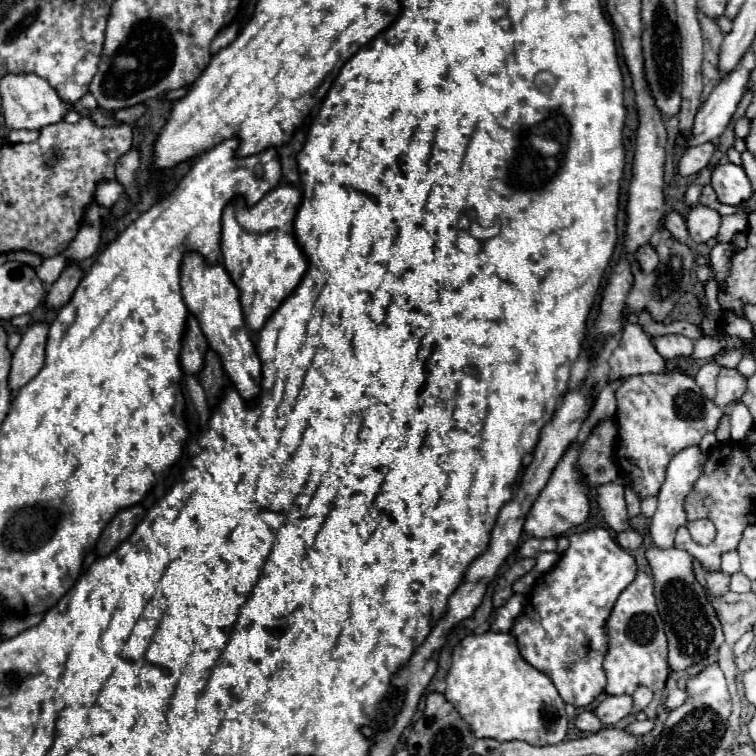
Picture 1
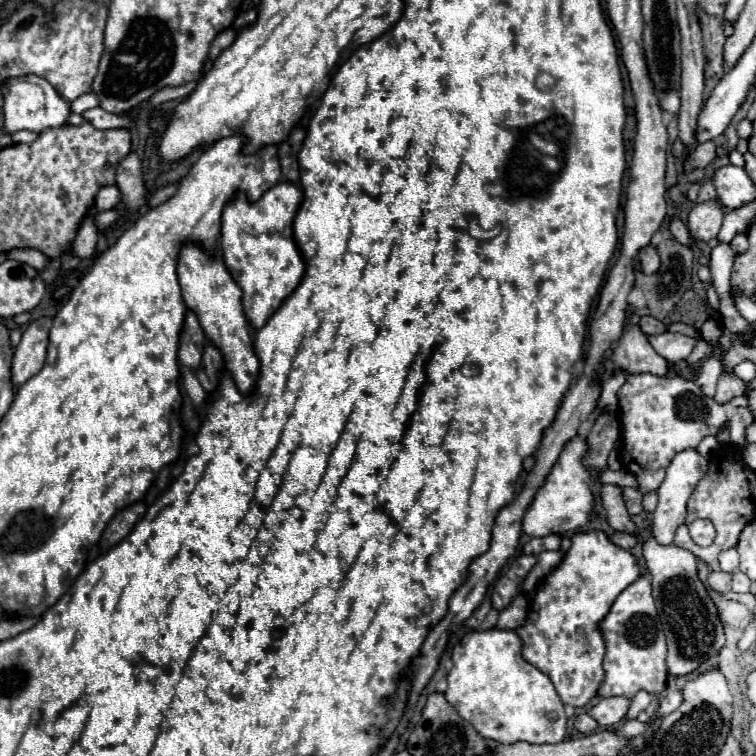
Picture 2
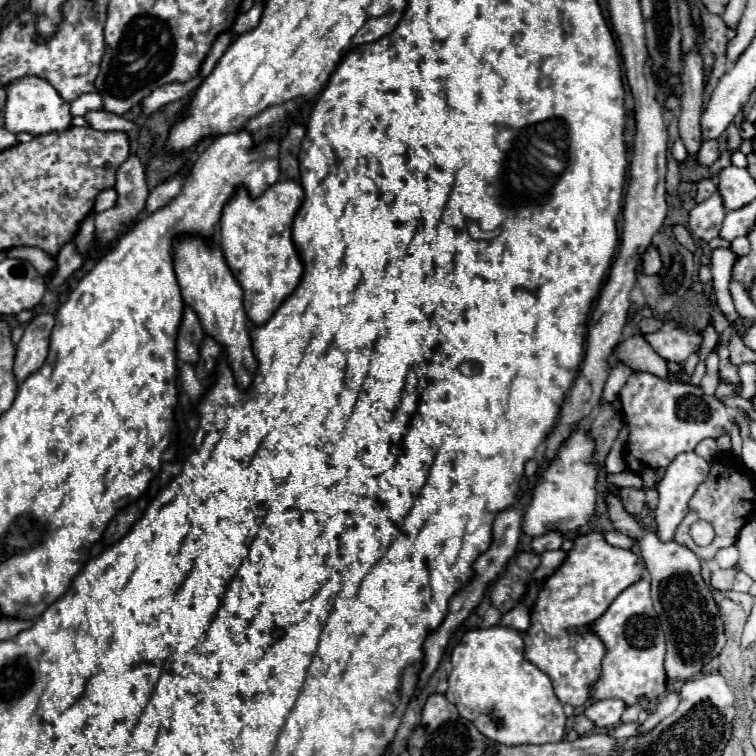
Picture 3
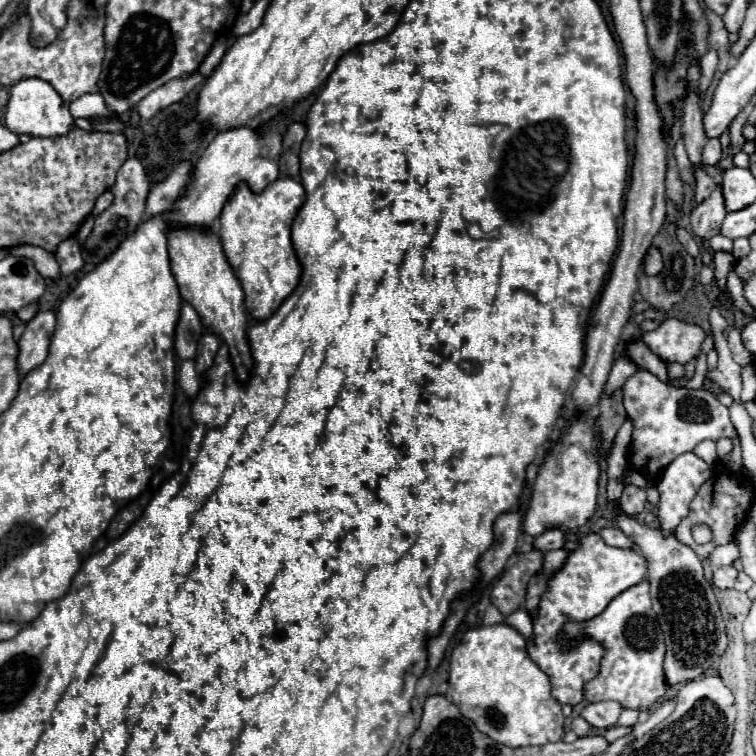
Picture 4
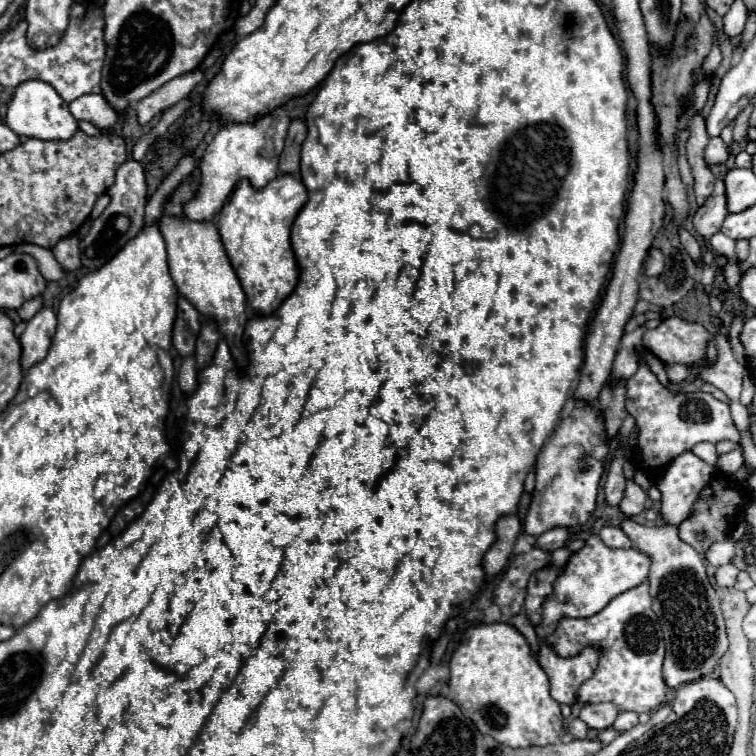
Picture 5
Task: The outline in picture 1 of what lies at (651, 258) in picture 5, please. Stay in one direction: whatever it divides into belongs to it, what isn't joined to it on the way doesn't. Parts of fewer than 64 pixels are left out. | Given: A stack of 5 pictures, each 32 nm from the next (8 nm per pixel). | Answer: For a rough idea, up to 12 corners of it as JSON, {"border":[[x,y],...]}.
{"border":[[650,244],[638,248],[636,260],[646,274],[656,270],[658,254]]}

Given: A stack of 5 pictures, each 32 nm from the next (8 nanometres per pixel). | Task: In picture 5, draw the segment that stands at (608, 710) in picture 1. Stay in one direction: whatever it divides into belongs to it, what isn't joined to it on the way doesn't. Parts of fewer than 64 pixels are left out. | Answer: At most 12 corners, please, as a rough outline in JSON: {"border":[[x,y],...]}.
{"border":[[586,704],[580,720],[592,730],[606,730],[616,720],[612,704]]}

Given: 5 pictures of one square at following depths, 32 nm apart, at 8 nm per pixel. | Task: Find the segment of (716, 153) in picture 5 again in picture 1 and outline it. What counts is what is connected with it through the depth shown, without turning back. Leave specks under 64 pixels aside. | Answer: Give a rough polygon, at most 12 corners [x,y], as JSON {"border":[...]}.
{"border":[[712,142],[684,152],[678,174],[692,176],[706,168],[714,154]]}

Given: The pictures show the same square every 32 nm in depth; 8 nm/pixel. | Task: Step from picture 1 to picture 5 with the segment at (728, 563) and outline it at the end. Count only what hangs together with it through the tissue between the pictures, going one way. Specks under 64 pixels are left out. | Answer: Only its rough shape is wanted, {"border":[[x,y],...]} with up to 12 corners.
{"border":[[712,542],[704,558],[714,566],[732,562],[734,542]]}

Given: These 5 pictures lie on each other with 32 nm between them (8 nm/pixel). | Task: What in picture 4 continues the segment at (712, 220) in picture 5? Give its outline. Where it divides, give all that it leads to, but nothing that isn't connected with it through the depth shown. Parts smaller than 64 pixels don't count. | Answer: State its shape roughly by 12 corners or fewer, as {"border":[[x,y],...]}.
{"border":[[722,186],[690,214],[694,234],[710,240],[724,220]]}

